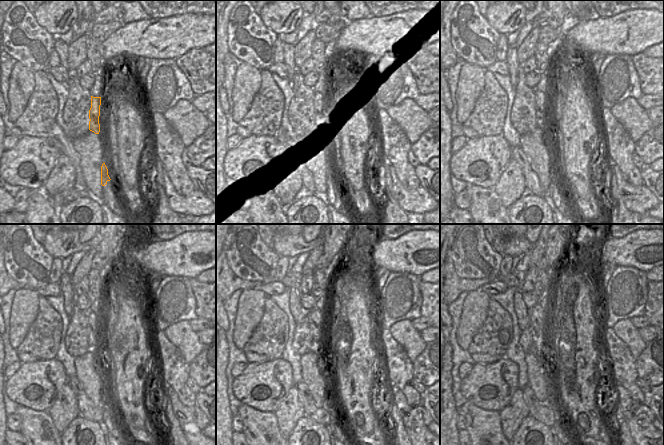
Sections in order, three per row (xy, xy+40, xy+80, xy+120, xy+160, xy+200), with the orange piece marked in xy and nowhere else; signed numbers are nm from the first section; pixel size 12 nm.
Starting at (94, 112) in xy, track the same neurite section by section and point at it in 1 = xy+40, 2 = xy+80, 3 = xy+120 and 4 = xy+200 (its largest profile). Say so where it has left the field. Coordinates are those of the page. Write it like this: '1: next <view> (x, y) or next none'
1: next xy+40 (318, 99)
2: next xy+80 (540, 97)
3: next xy+120 (93, 318)
4: next xy+200 (539, 316)

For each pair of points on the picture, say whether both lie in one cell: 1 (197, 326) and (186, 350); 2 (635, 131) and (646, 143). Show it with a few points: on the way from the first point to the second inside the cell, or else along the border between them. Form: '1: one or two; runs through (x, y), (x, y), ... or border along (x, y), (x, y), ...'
1: two; border along (188, 321), (188, 324), (196, 333)
2: two; border along (653, 122), (636, 142)

